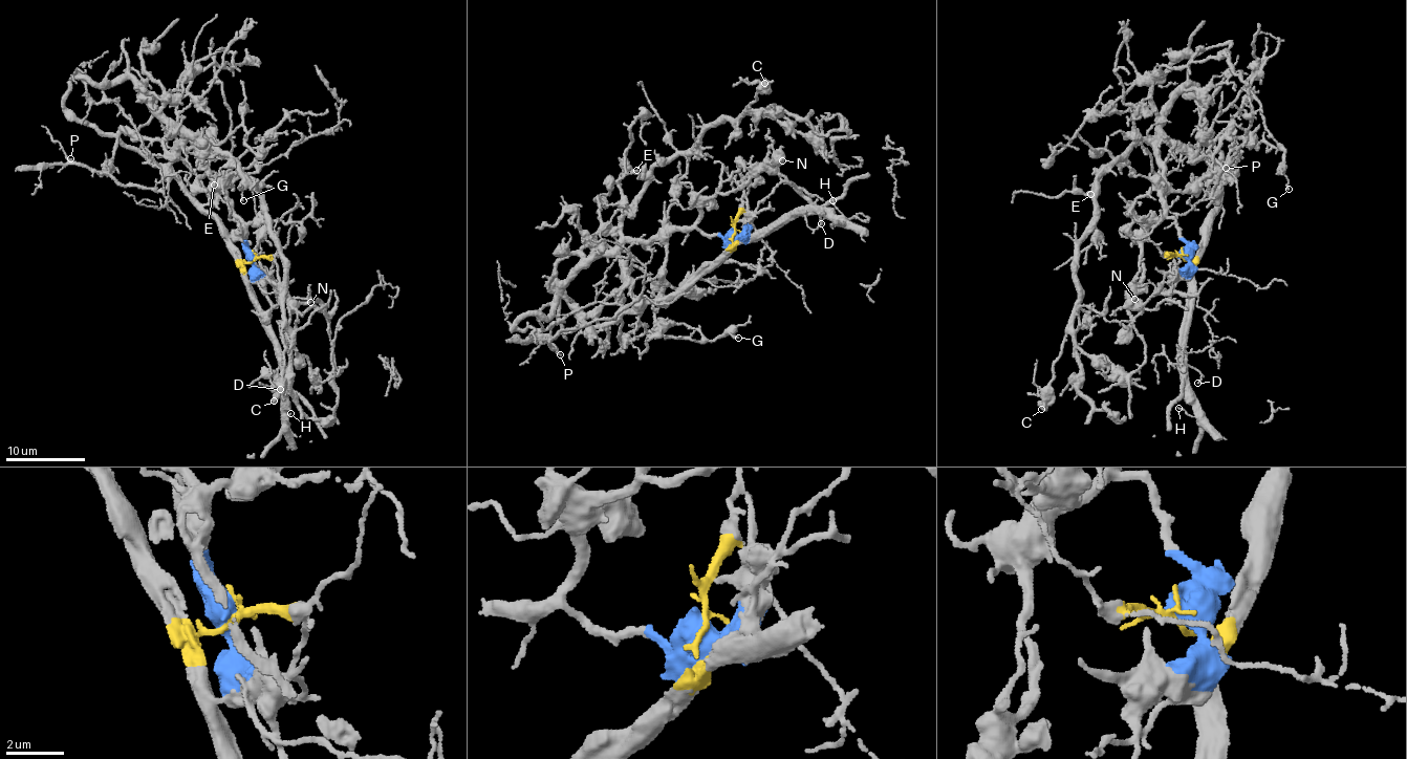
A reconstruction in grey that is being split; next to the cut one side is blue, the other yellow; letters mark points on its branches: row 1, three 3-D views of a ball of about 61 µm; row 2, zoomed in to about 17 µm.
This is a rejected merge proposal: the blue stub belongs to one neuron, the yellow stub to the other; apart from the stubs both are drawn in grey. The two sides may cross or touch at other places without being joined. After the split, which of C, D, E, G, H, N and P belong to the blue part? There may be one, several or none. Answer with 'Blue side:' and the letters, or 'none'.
Blue side: C, E, N

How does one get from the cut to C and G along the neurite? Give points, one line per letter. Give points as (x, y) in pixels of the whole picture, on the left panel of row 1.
C: (254, 258), (196, 137), (204, 134), (228, 154), (258, 193), (279, 243), (284, 352), (274, 402)
G: (254, 258), (239, 260), (222, 221), (193, 200), (172, 169), (179, 143), (229, 157), (244, 179), (243, 201)

